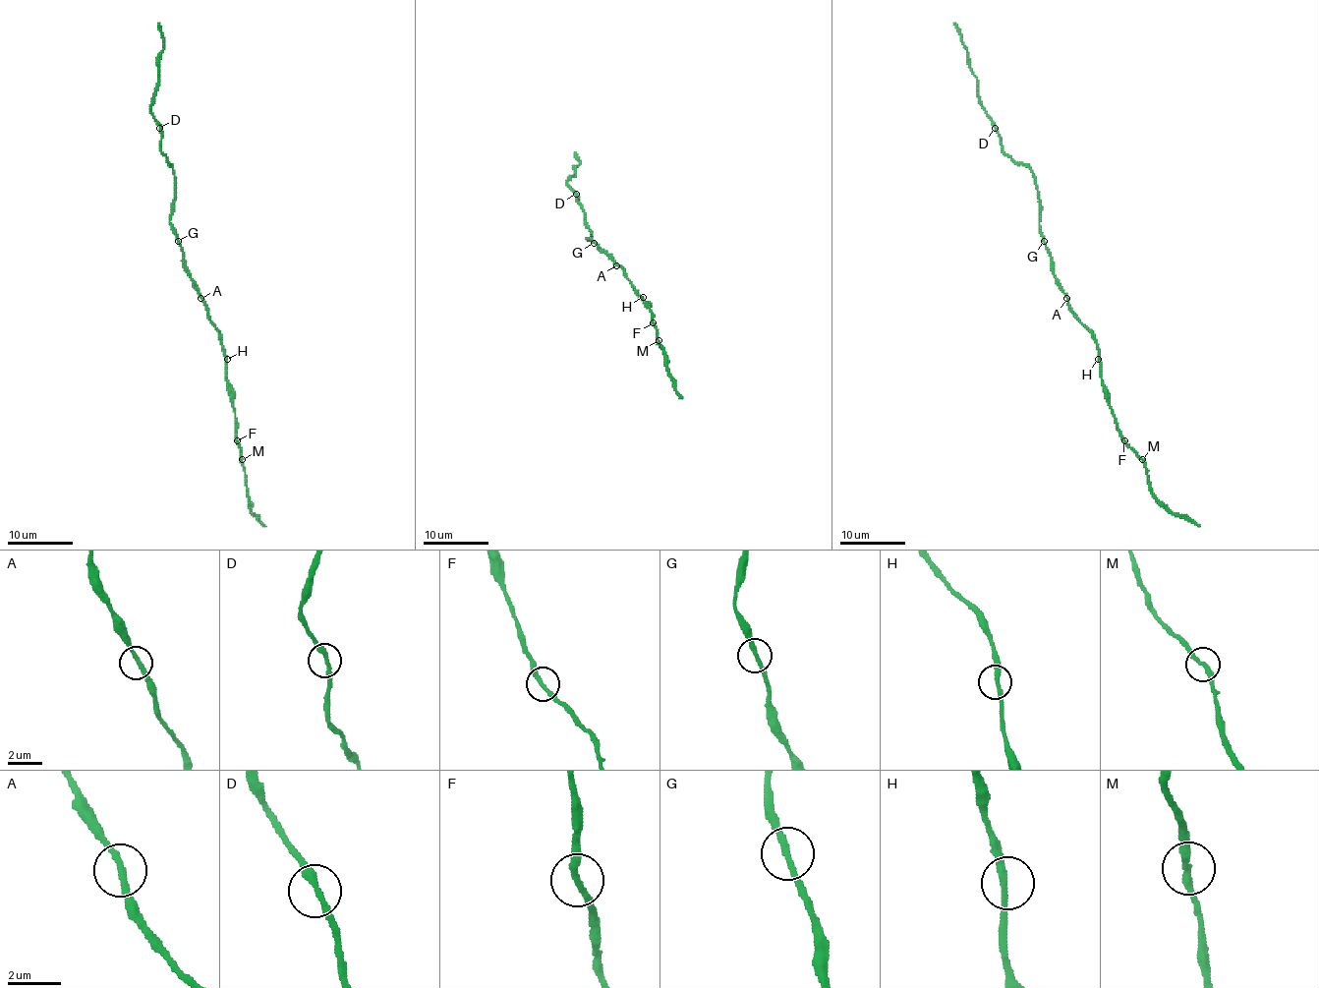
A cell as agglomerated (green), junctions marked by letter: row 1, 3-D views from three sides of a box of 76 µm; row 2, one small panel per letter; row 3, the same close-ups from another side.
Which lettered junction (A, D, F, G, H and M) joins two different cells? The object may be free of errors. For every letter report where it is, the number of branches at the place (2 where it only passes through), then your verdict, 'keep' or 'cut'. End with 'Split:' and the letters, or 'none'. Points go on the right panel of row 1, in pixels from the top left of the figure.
A: place (1066, 298); branches 2; keep
D: place (995, 128); branches 2; keep
F: place (1124, 440); branches 2; keep
G: place (1044, 241); branches 2; keep
H: place (1098, 359); branches 2; keep
M: place (1142, 459); branches 2; keep
Split: none

